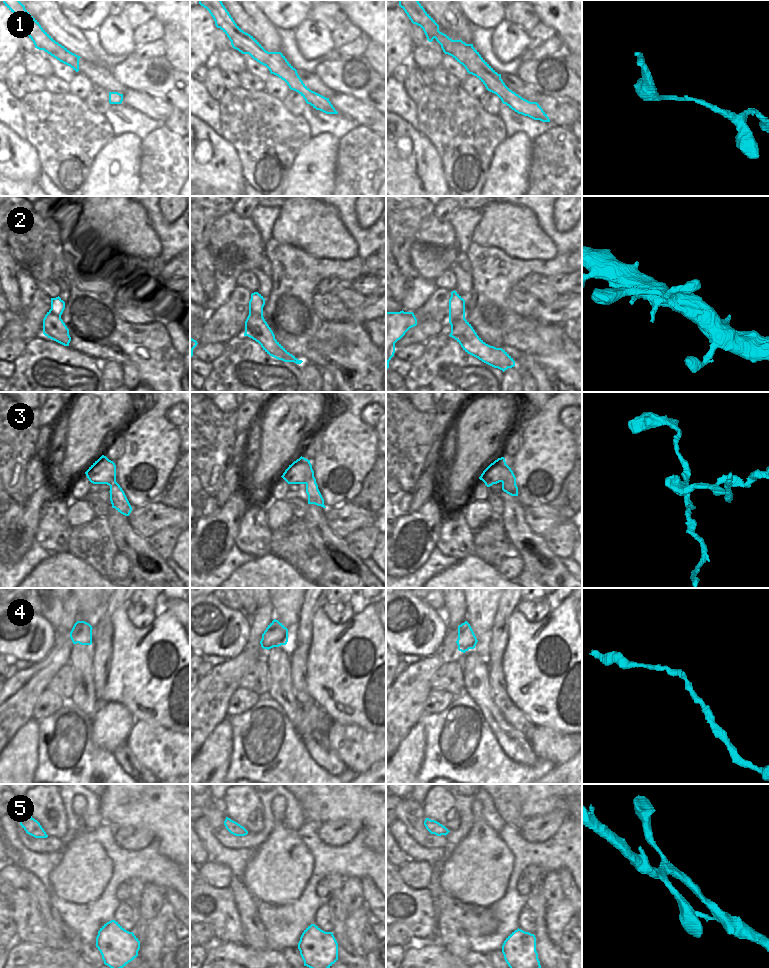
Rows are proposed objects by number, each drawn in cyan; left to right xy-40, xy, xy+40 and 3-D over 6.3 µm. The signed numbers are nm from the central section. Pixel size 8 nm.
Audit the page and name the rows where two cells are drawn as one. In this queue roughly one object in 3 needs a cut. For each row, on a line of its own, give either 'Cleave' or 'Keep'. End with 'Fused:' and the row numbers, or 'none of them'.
1: Keep
2: Keep
3: Cleave
4: Keep
5: Keep
Fused: 3

